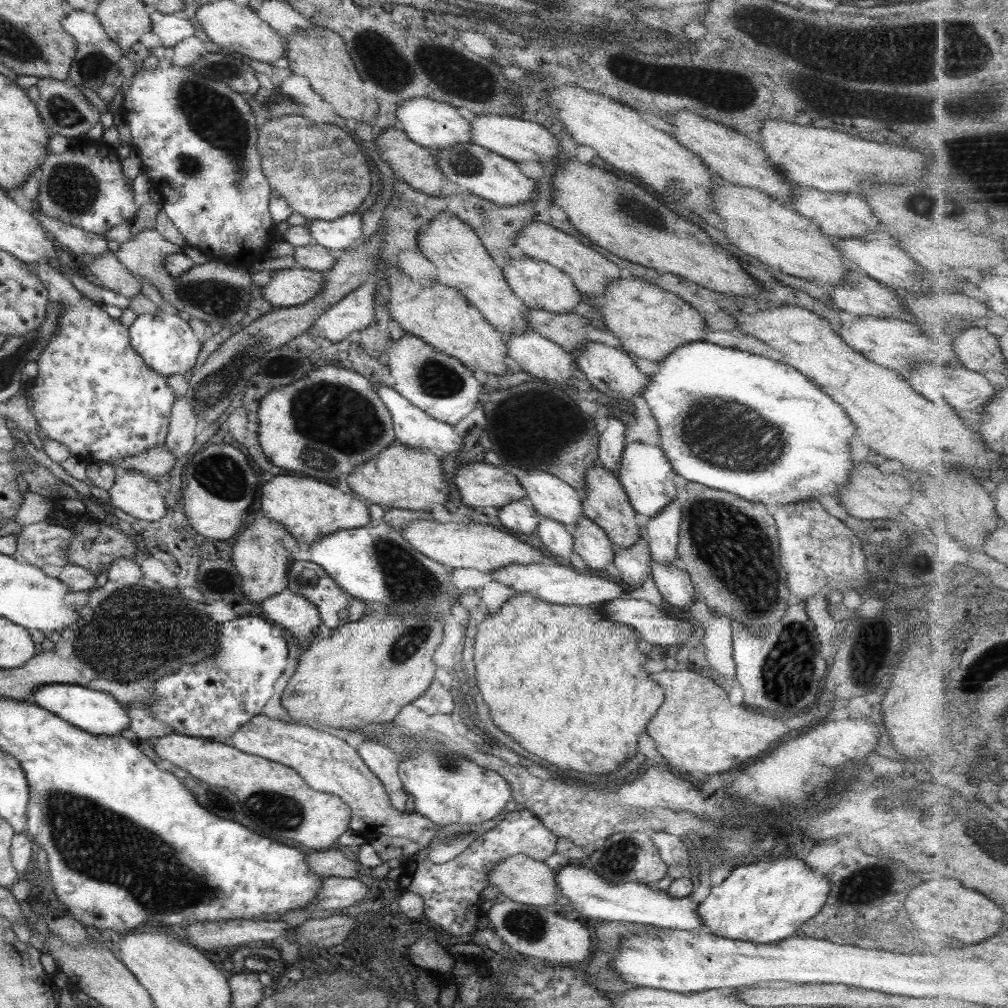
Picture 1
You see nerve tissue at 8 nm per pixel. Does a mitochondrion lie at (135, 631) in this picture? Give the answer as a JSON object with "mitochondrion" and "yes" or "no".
{"mitochondrion":"yes"}

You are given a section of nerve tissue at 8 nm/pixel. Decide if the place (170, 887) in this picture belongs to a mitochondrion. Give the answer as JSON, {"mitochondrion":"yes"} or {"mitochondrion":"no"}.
{"mitochondrion":"yes"}

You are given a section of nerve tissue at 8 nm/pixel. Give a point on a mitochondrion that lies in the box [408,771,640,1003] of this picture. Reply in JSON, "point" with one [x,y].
{"point":[527,925]}

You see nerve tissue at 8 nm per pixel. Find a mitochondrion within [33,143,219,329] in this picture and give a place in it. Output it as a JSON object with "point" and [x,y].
{"point":[75,187]}

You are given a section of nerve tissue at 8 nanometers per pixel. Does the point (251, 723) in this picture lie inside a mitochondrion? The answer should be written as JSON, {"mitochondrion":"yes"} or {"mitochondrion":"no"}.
{"mitochondrion":"no"}

